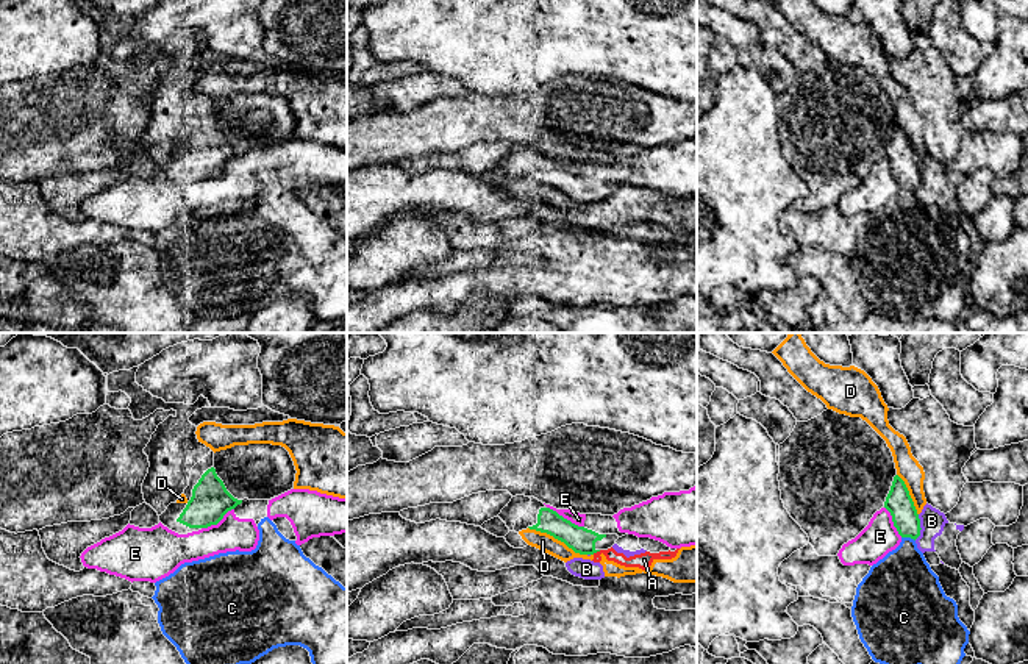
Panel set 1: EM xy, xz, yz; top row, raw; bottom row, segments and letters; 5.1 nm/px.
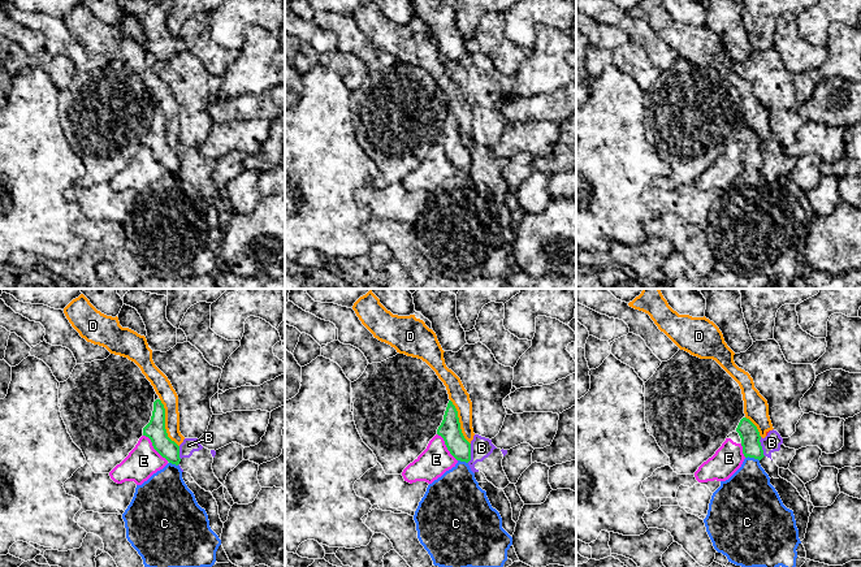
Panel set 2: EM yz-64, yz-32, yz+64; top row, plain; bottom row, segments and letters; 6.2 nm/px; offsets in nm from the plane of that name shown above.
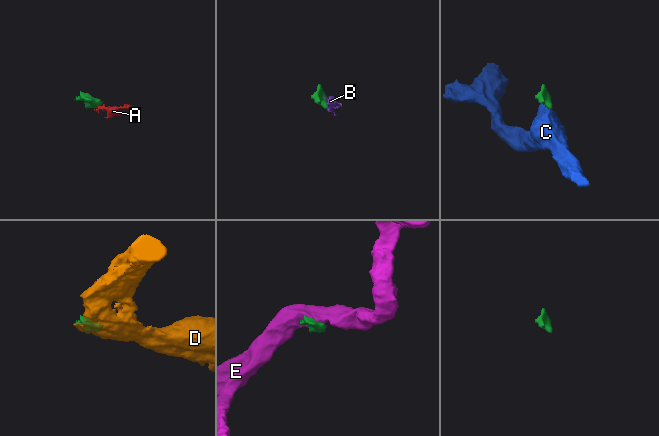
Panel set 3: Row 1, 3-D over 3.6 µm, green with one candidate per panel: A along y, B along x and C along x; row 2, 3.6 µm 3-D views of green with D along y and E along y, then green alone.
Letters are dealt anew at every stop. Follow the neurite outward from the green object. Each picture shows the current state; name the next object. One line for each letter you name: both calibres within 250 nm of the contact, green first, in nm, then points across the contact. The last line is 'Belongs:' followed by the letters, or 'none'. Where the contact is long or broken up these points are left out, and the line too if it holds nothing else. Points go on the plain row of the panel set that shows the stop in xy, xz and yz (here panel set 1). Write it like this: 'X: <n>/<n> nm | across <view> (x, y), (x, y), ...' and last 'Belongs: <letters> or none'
C: 140/320 nm | across yz (899, 152), (908, 174), (908, 186), (906, 216), (902, 233)
Belongs: C

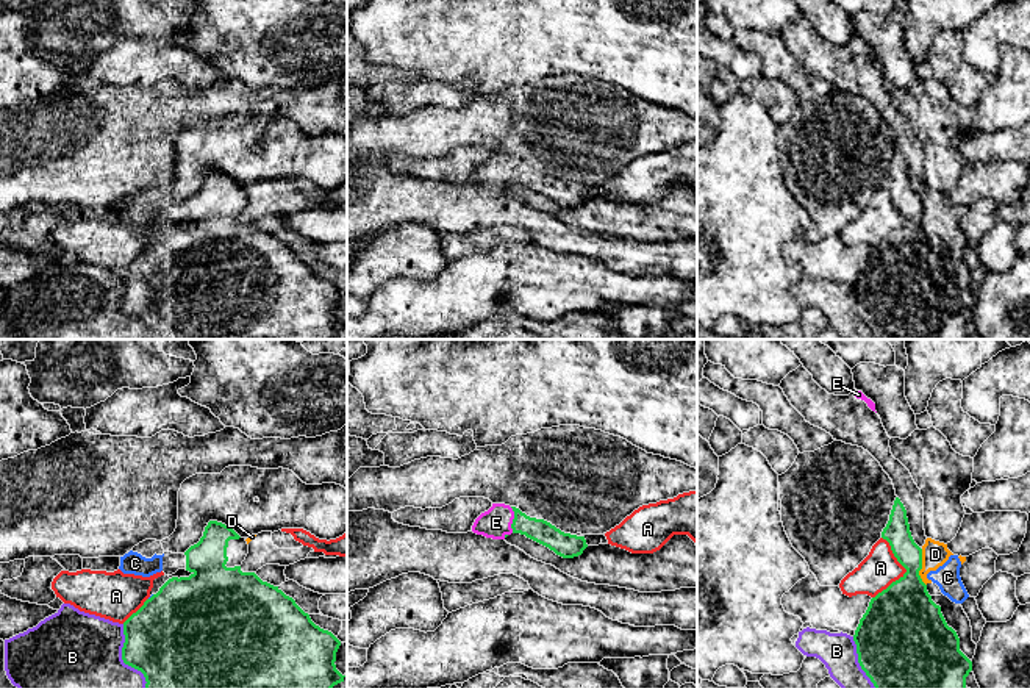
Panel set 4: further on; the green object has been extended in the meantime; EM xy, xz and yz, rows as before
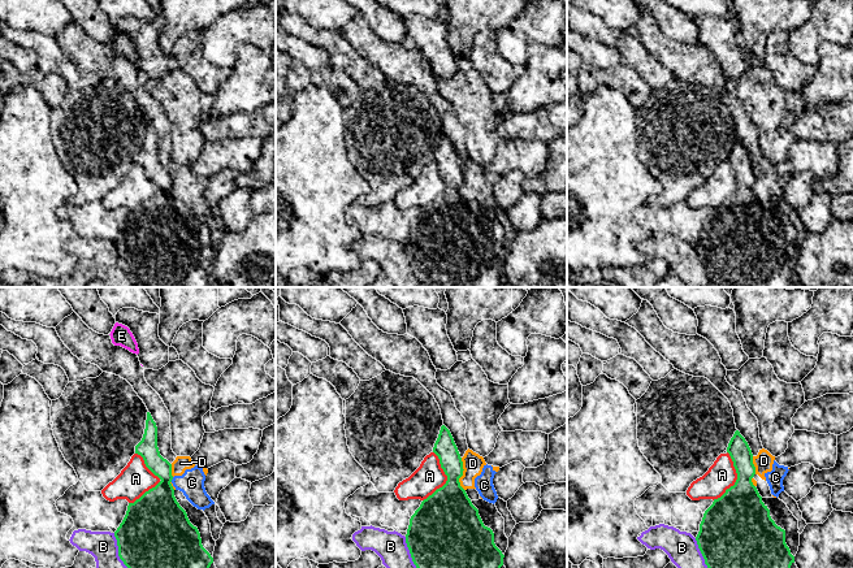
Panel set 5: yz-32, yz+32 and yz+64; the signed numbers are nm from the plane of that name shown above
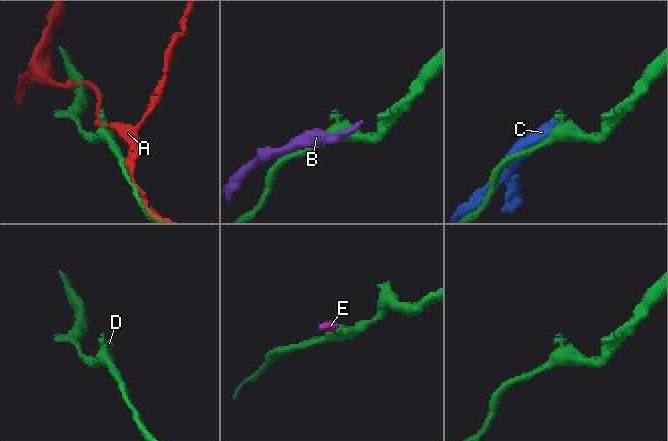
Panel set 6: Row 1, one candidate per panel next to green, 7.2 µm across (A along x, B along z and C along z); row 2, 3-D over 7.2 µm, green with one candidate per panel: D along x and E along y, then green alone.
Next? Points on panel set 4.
E: 120/160 nm
Belongs: E

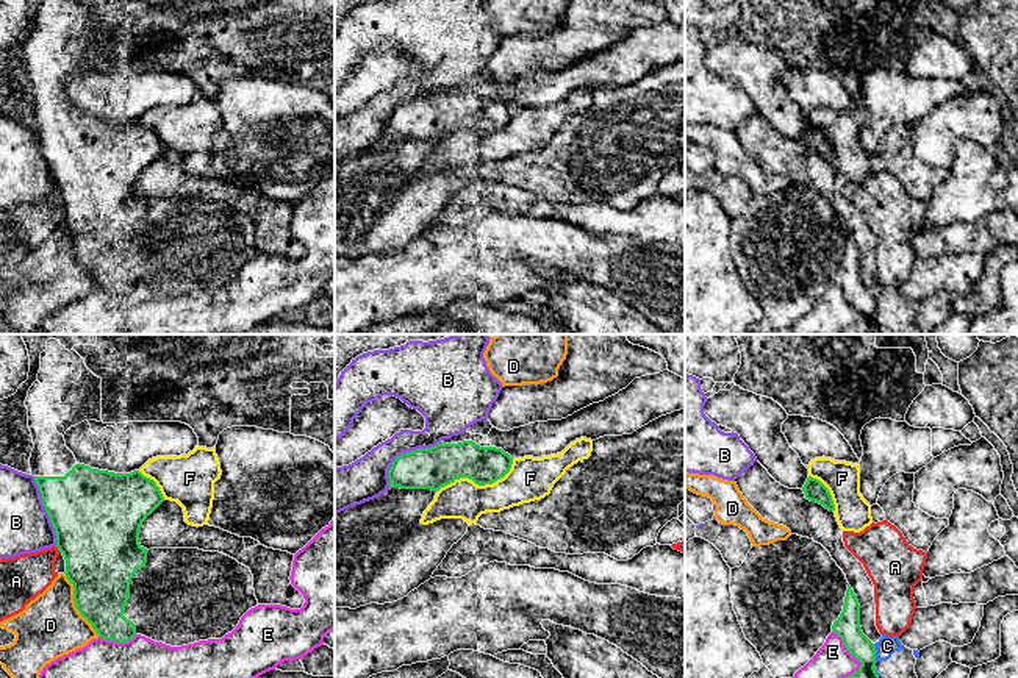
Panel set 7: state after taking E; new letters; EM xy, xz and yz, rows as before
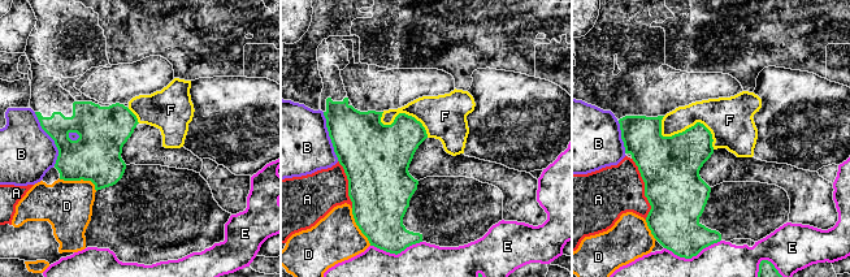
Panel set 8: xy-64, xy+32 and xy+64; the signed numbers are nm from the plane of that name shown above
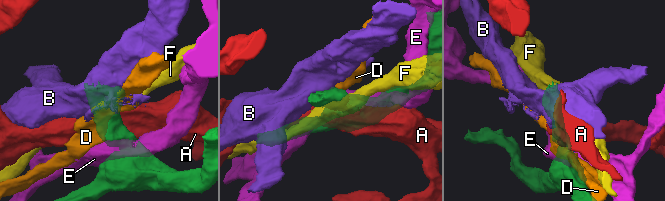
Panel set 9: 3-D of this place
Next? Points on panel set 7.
Belongs: none

